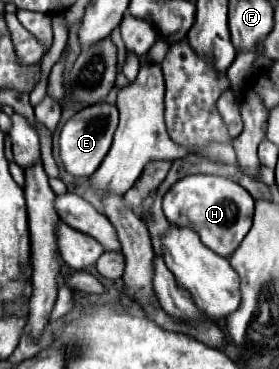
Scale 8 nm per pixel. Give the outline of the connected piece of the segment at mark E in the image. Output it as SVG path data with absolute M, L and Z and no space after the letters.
M97 103L75 113L63 125L61 137L59 137L59 157L61 157L63 169L75 177L89 177L93 171L97 171L97 167L101 165L101 161L105 159L111 147L115 129L117 129L117 107L115 105Z

